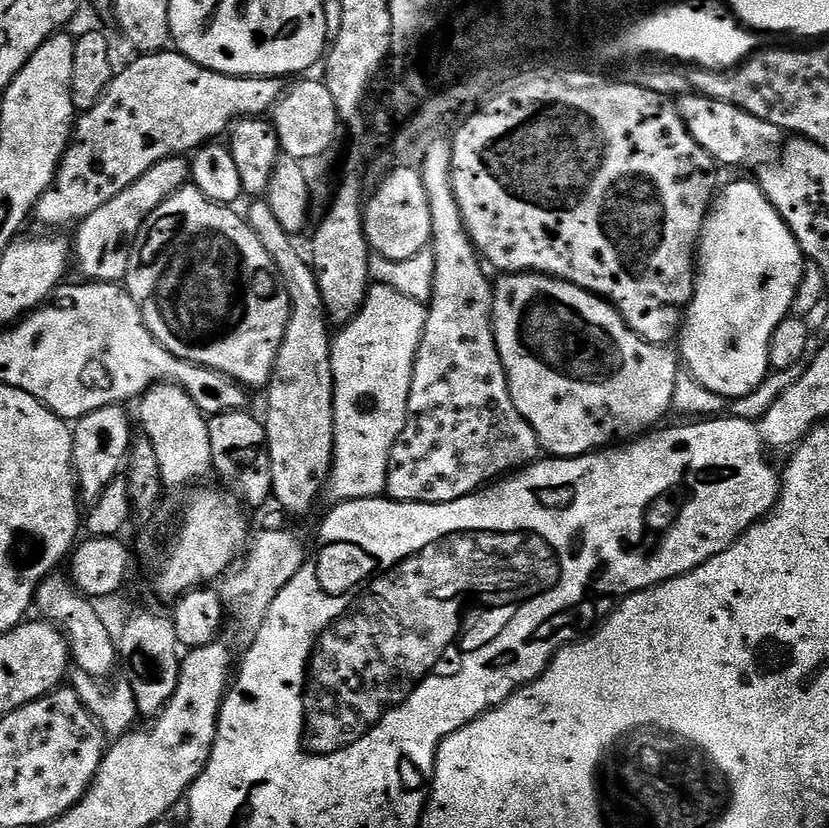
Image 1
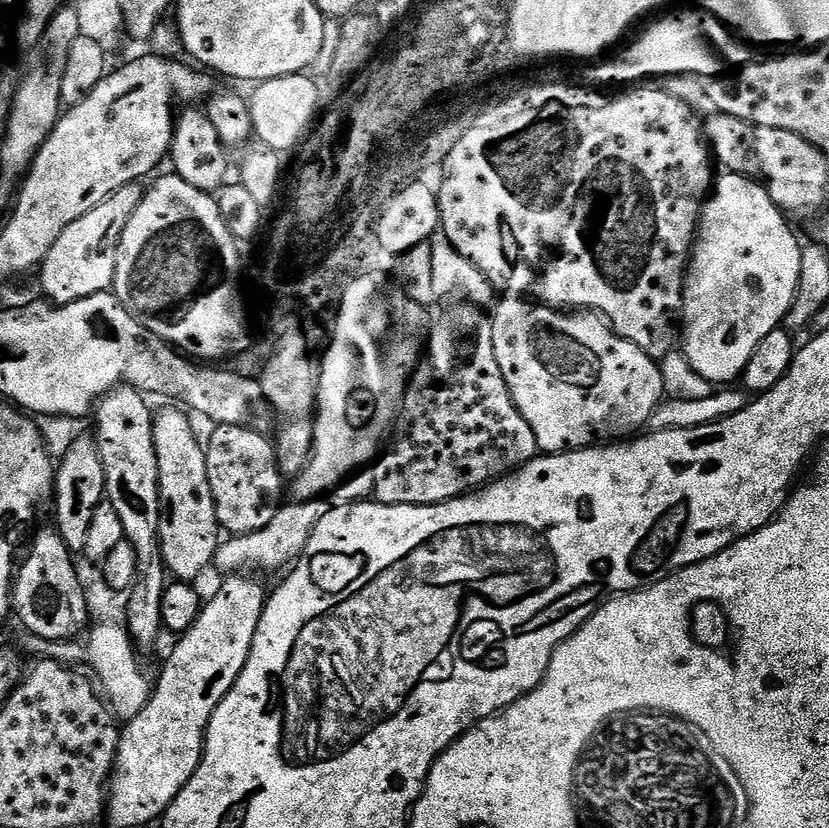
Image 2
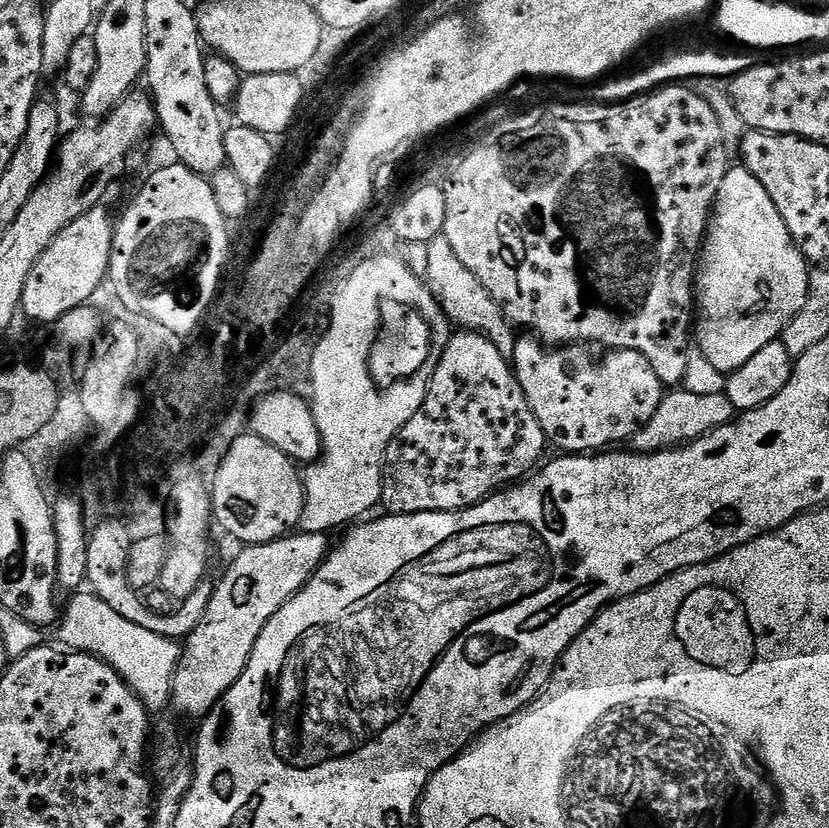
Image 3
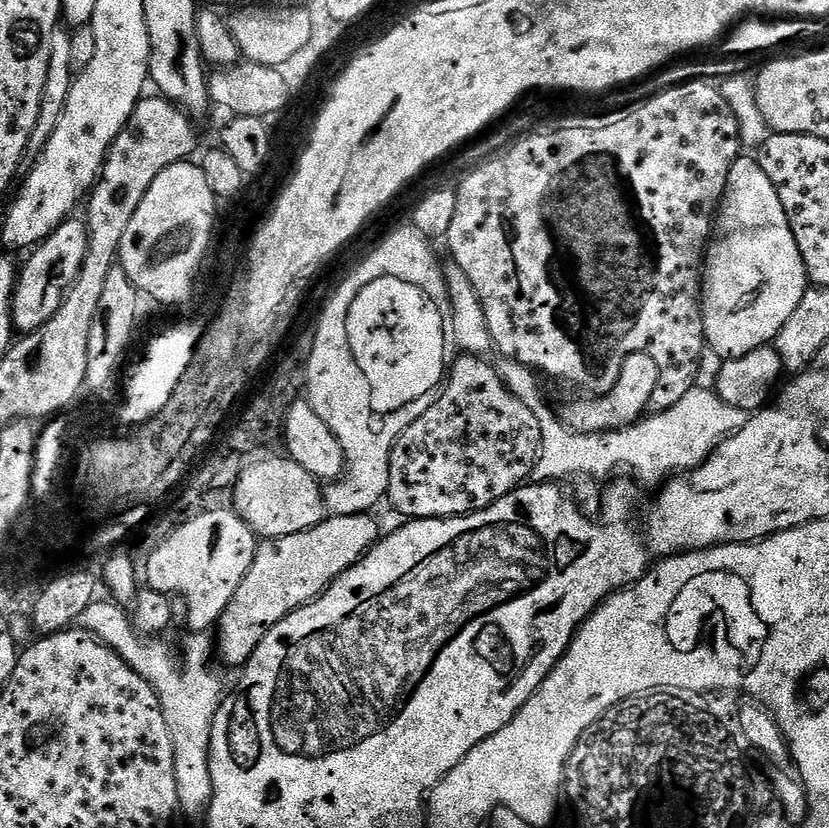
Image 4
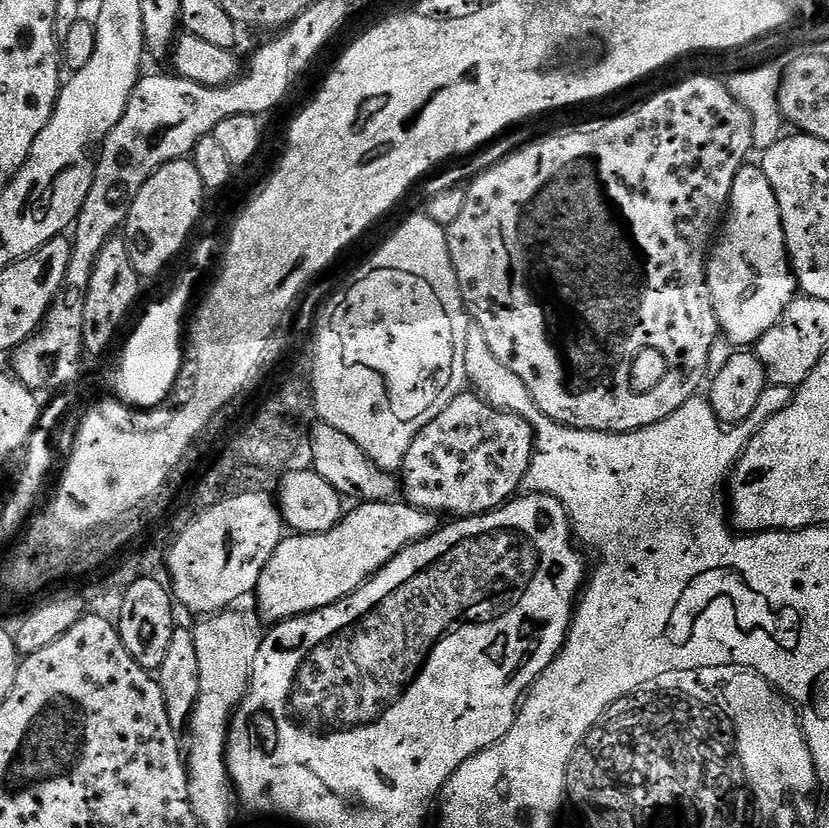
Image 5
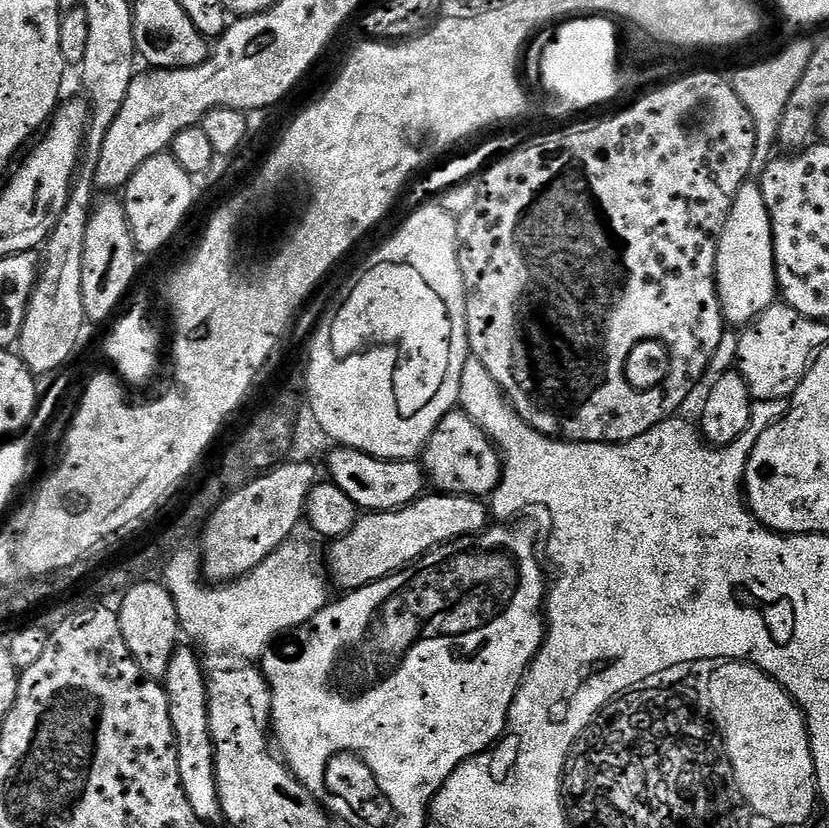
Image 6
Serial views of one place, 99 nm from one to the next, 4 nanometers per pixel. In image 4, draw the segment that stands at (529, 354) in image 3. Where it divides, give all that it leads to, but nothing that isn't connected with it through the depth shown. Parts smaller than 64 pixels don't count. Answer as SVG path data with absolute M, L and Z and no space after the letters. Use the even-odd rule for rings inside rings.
M635 352L624 360L622 374L606 396L580 398L572 400L562 411L562 419L568 427L576 432L594 434L595 432L616 432L620 428L629 428L649 411L648 403L654 394L654 386L658 386L660 371L654 366L654 358L645 352Z

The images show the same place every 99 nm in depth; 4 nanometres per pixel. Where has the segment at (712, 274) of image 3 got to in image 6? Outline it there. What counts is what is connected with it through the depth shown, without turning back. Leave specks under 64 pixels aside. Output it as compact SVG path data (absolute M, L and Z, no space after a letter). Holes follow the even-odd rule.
M745 182L734 198L734 206L726 218L716 251L716 289L720 308L729 325L751 324L772 304L777 303L774 238L766 198L762 198L759 183Z

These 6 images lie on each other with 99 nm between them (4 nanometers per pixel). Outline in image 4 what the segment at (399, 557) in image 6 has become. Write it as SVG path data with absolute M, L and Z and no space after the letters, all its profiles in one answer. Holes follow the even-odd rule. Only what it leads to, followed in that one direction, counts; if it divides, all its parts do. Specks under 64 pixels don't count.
M329 515L318 526L305 532L283 536L277 540L264 540L257 543L254 562L250 570L246 570L246 578L242 578L242 586L234 590L234 598L230 598L230 606L220 616L218 633L218 656L221 656L230 667L239 669L247 664L249 658L258 650L262 638L274 625L286 618L296 608L310 603L320 596L350 566L354 566L367 554L372 545L380 539L382 529L372 521L371 515L334 516Z

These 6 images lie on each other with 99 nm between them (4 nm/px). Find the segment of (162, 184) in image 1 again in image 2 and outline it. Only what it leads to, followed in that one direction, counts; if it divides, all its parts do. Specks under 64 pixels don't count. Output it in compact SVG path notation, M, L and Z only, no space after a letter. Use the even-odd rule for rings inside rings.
M140 182L122 186L122 190L114 190L106 202L98 202L90 214L82 214L78 222L70 222L70 226L58 234L58 242L50 246L43 264L38 268L40 288L53 305L78 302L78 298L90 298L90 294L112 288L116 273L116 257L112 253L120 245L122 230L126 230L126 222L130 222L134 210L138 210L145 191L145 185Z

